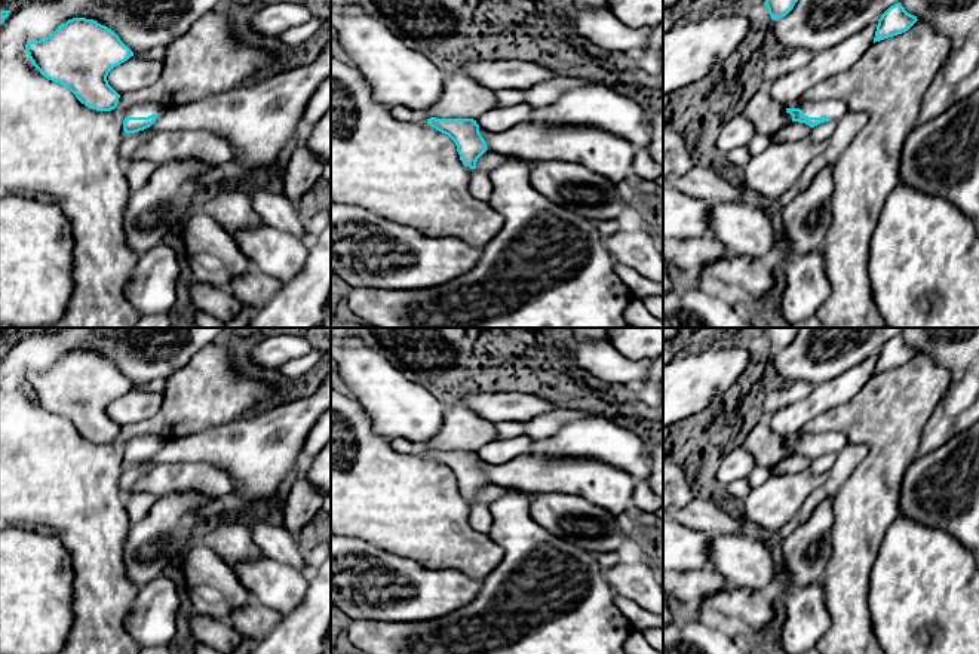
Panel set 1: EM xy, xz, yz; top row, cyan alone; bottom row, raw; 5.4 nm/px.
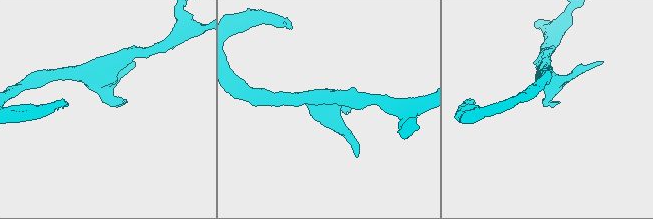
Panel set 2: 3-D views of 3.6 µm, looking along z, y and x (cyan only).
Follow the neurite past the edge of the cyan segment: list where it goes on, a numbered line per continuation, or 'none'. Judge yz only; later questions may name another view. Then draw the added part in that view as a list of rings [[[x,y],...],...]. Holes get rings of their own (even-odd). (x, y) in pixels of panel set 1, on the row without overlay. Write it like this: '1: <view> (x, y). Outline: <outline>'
1: yz (835, 442). Outline: [[[841,432],[835,433],[798,433],[788,440],[800,440],[808,449],[829,449],[831,452],[841,452],[847,445],[847,436]]]

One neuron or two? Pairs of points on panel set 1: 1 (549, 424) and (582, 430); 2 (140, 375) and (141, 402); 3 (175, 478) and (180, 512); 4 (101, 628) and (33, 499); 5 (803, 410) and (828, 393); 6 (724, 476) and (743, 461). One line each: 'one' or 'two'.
1: two
2: two
3: two
4: one
5: one
6: one

